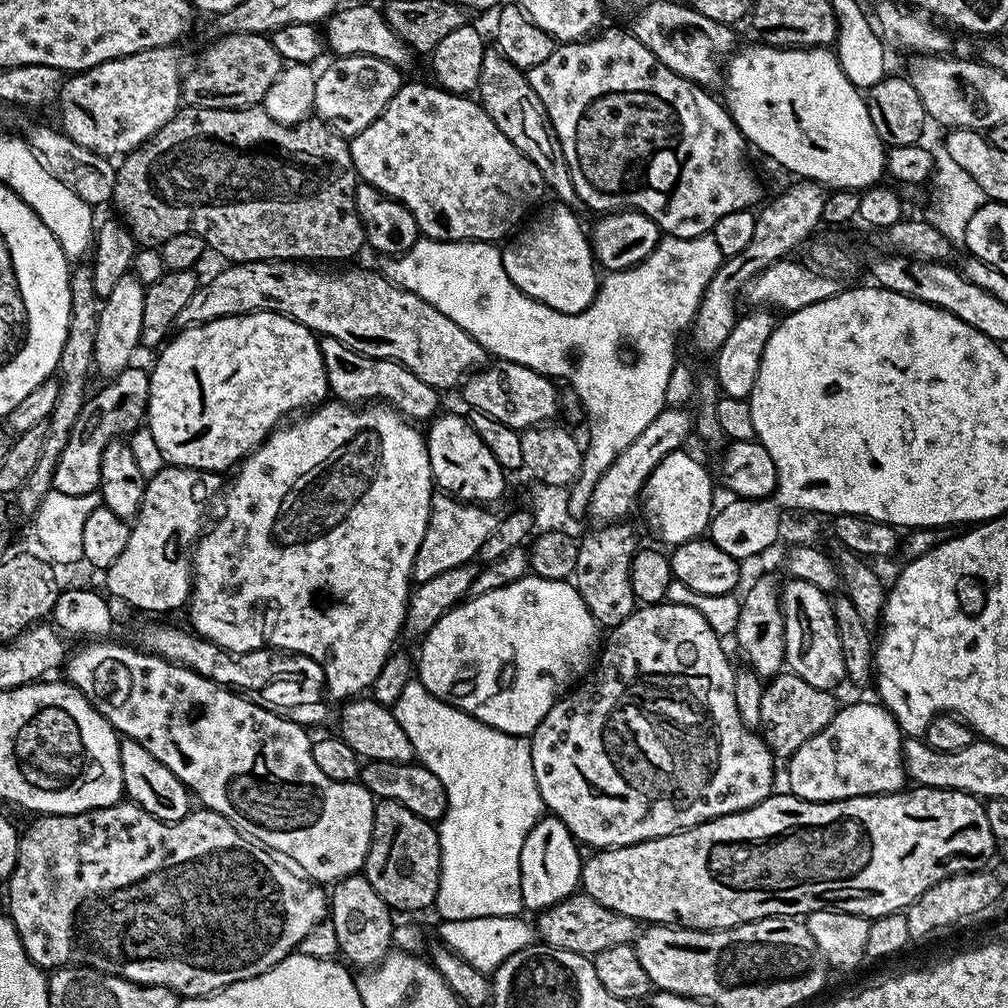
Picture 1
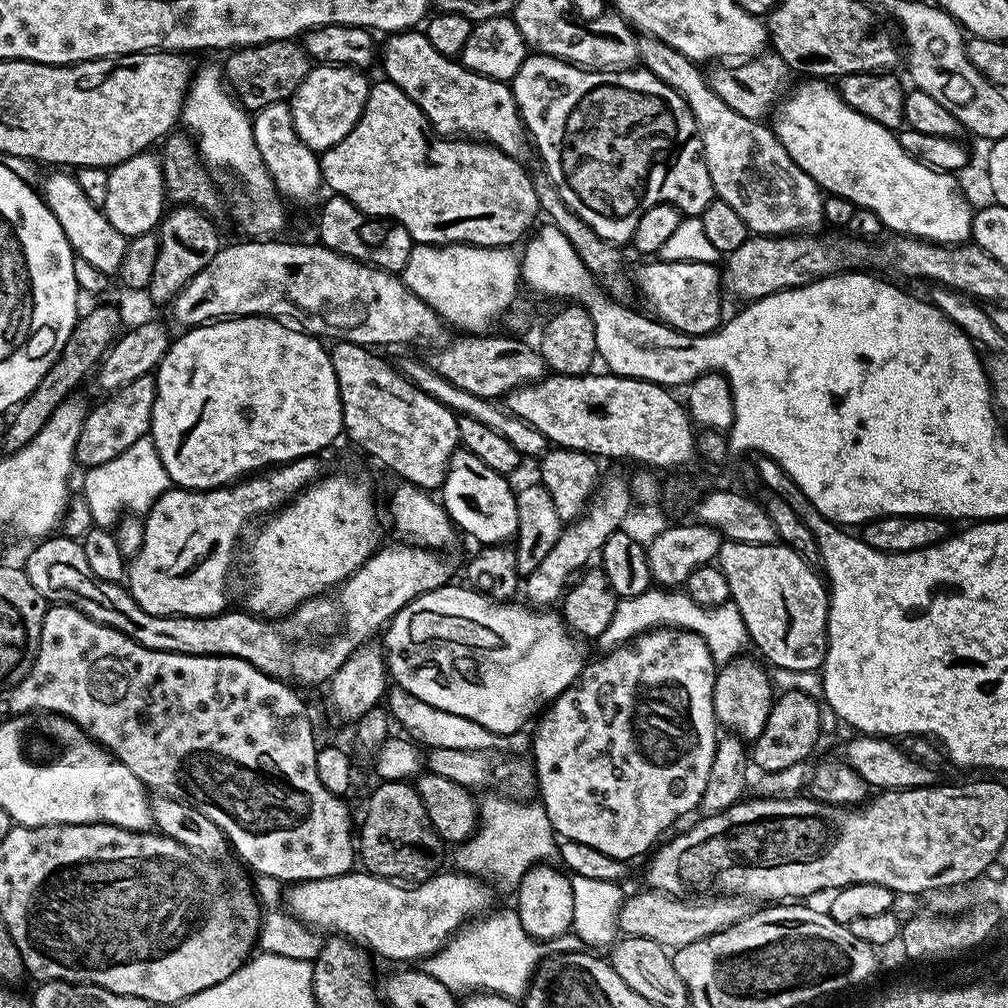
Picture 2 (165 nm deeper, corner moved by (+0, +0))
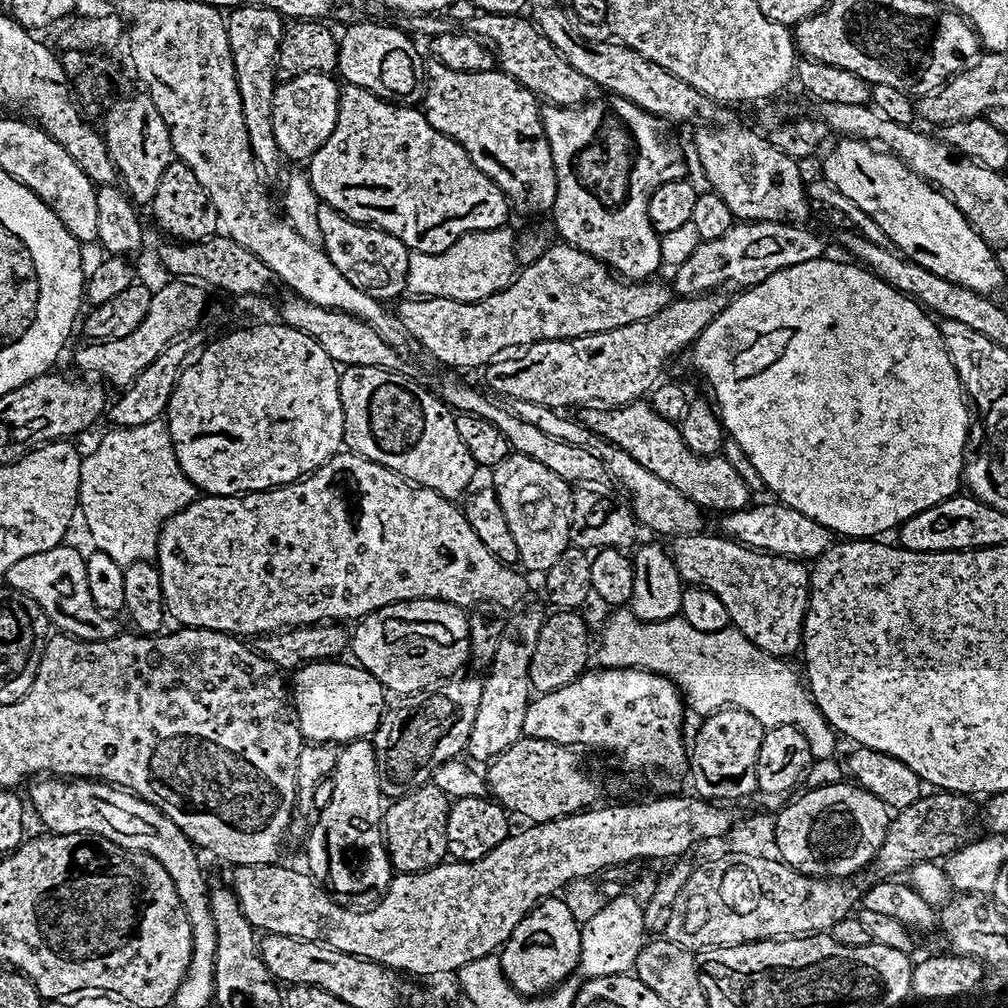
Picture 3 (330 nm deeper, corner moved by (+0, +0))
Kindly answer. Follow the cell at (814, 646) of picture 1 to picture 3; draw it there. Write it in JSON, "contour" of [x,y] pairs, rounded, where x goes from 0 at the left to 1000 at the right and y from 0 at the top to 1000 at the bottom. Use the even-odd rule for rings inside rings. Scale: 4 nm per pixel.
{"contour":[[[688,530],[673,532],[666,537],[665,548],[675,566],[676,576],[687,581],[703,583],[716,597],[720,597],[722,614],[745,639],[750,639],[765,651],[782,653],[785,647],[793,648],[798,633],[798,610],[802,608],[804,567],[795,557],[784,552],[768,552],[765,548],[755,548],[741,540],[733,540],[729,534],[717,530]]]}

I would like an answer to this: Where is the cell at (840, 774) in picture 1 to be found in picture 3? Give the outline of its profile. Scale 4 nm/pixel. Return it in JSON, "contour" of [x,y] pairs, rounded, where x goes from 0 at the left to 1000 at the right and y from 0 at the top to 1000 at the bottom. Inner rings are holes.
{"contour":[[[830,776],[803,781],[787,798],[782,798],[774,807],[769,807],[770,835],[773,852],[779,857],[811,871],[845,871],[852,861],[866,856],[869,844],[875,839],[881,822],[883,802],[859,783],[848,777]]]}

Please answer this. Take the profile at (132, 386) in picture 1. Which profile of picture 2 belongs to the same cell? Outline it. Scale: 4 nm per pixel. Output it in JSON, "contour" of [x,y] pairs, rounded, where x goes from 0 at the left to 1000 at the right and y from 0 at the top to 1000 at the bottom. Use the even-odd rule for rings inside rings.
{"contour":[[[150,372],[133,375],[125,383],[114,386],[99,402],[92,404],[83,417],[81,431],[77,431],[75,439],[75,460],[84,464],[96,464],[109,458],[125,442],[133,442],[137,435],[148,432],[151,424],[151,404],[155,394],[155,379]]]}

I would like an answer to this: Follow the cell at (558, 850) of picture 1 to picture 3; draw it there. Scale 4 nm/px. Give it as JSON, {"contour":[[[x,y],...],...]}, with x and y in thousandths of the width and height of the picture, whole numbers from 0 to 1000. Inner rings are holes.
{"contour":[[[560,891],[538,893],[512,918],[495,947],[500,966],[509,980],[523,989],[551,981],[575,958],[577,917],[570,913]]]}

